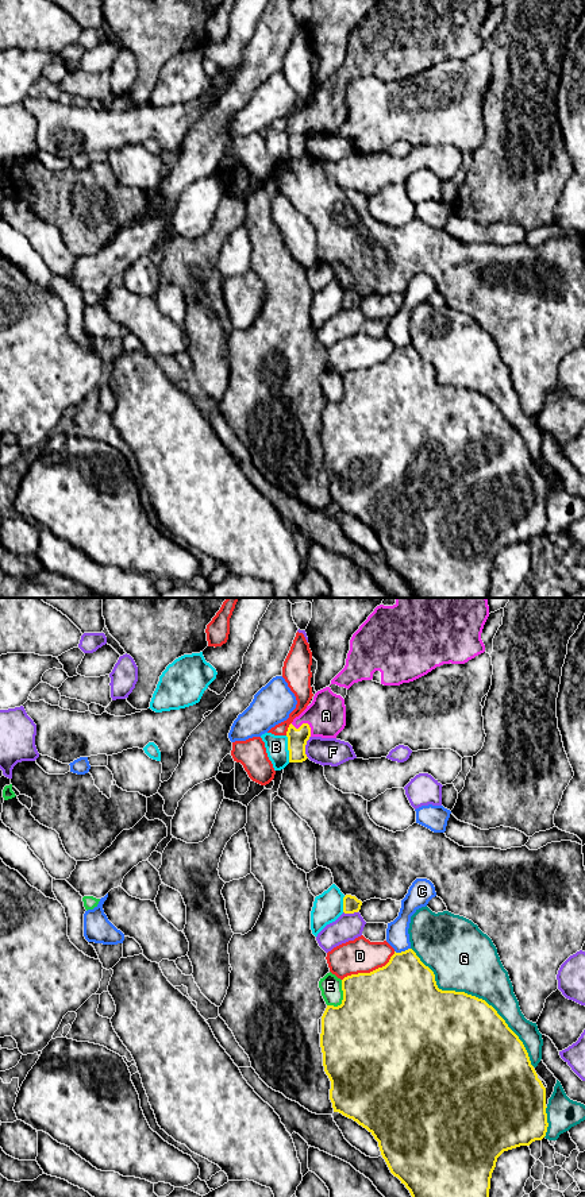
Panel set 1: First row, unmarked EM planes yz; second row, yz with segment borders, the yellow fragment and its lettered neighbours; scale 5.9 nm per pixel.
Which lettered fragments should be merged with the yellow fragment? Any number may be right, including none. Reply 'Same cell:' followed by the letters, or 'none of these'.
Same cell: A

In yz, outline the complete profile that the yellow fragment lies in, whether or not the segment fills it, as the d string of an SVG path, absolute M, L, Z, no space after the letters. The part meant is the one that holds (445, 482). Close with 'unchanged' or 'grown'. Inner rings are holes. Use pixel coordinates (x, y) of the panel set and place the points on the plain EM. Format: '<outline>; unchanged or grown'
M412 344L401 348L395 347L385 362L370 368L345 372L342 386L342 399L338 402L327 401L322 412L320 429L323 462L331 476L330 495L334 507L353 514L374 532L390 568L405 580L415 598L488 598L490 574L497 553L504 547L542 536L549 522L546 483L538 474L523 437L485 395L465 387L439 385L434 367L420 356Z; unchanged

